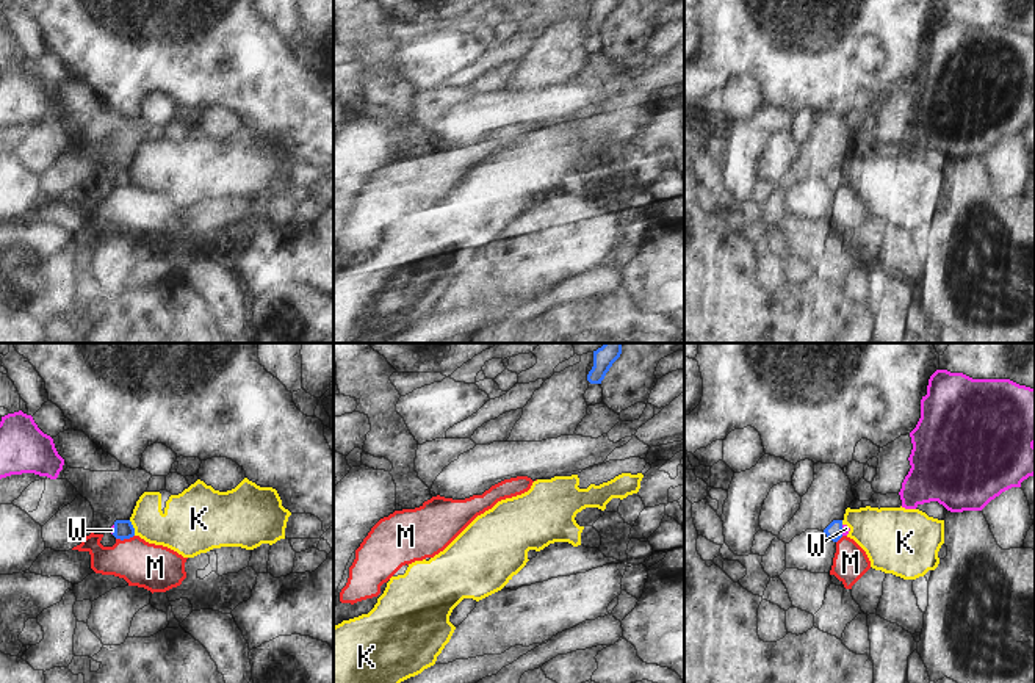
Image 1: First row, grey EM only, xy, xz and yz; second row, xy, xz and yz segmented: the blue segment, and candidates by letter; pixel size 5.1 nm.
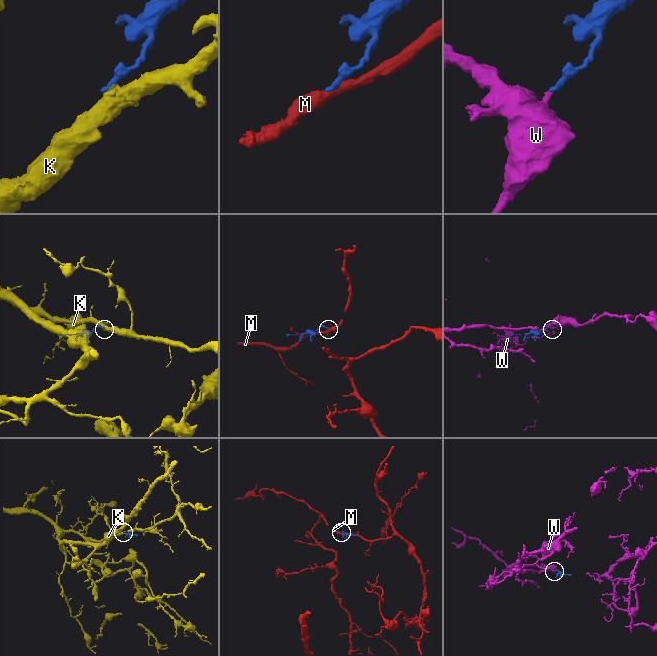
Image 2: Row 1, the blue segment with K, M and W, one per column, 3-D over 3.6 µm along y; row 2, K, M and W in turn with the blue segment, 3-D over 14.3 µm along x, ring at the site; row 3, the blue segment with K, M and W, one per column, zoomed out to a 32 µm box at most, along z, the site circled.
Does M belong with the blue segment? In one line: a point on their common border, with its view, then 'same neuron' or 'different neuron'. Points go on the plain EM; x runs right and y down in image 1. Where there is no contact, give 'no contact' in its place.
contact xy (124, 187); different neuron

